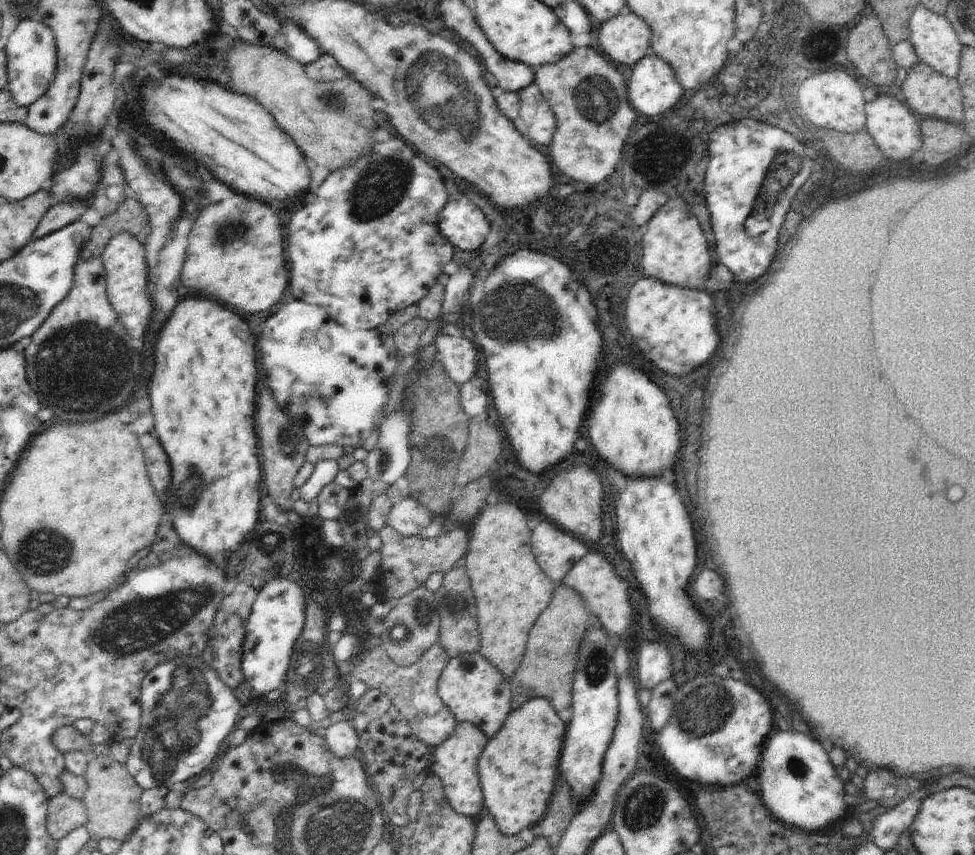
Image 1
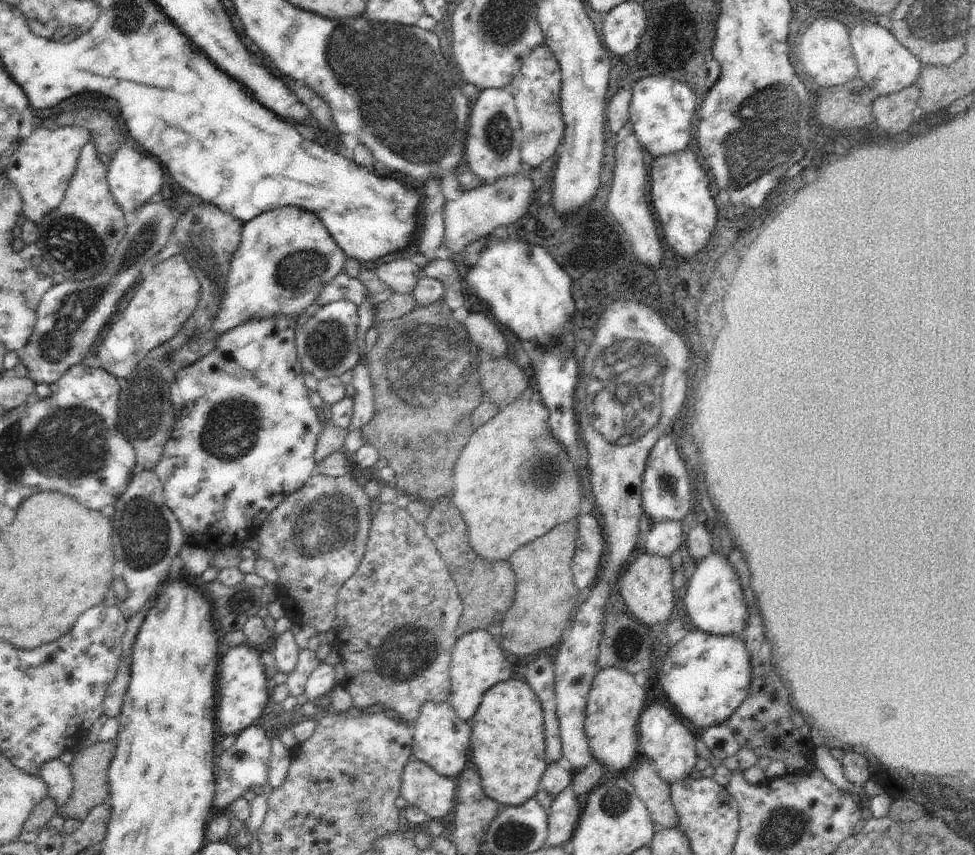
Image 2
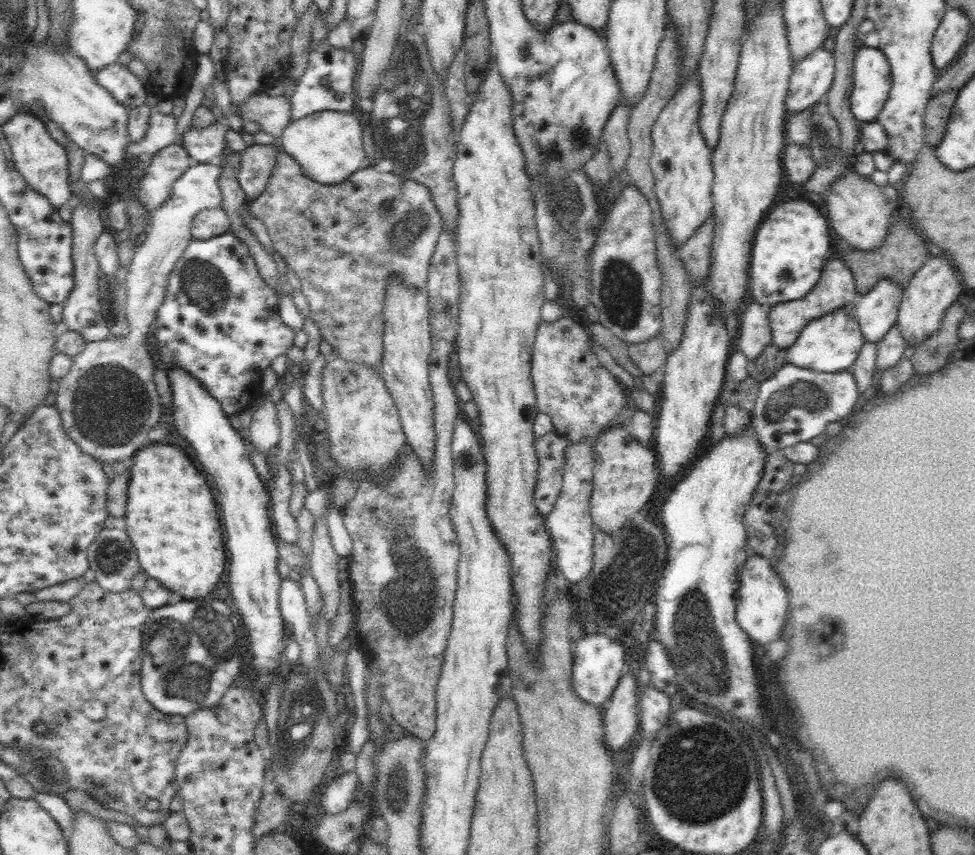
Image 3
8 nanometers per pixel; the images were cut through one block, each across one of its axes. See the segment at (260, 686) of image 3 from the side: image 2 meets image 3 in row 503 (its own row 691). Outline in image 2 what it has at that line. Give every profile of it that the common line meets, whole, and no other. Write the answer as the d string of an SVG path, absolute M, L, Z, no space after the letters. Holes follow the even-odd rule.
M249 643L239 644L228 650L220 664L218 664L218 710L216 710L216 726L224 734L239 735L245 728L253 724L262 716L264 706L269 704L270 690L268 689L268 678L262 660L262 654L258 653L256 648Z

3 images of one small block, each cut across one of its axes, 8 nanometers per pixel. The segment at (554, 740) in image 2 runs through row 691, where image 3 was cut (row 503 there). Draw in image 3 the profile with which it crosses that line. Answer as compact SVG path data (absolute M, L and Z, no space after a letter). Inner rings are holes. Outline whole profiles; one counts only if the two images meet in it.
M554 430L534 441L538 456L538 481L534 491L534 504L540 514L547 515L562 490L568 438Z

